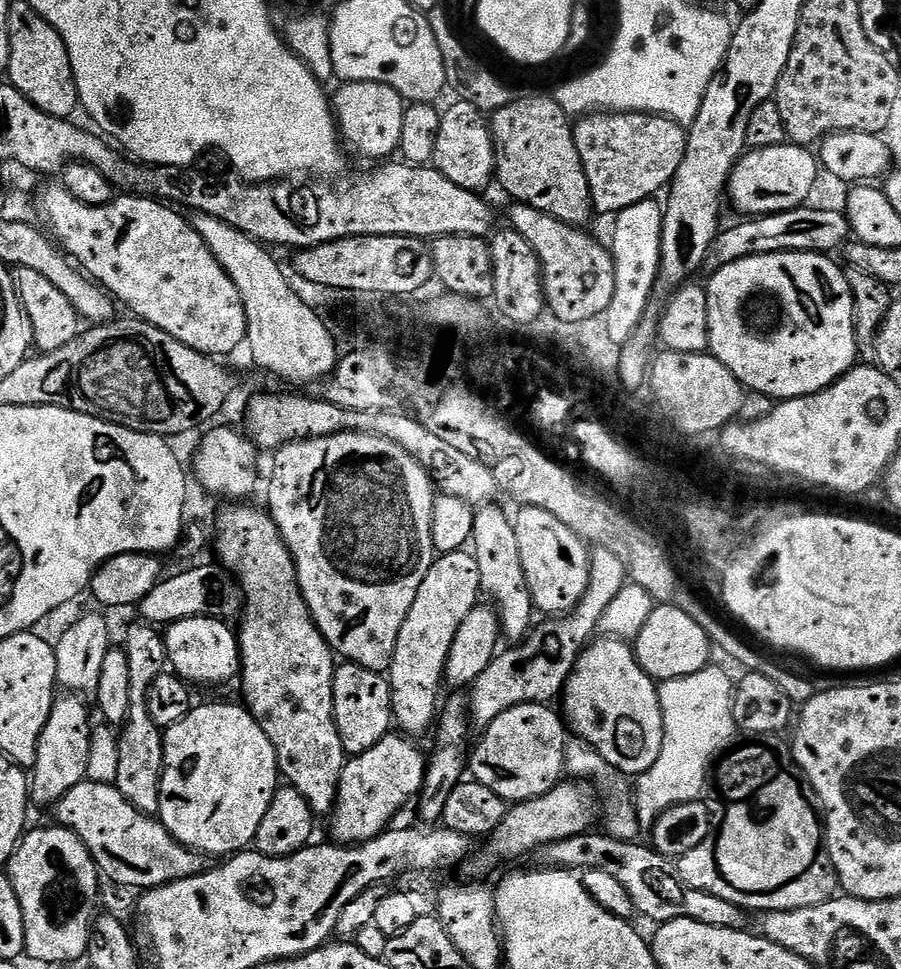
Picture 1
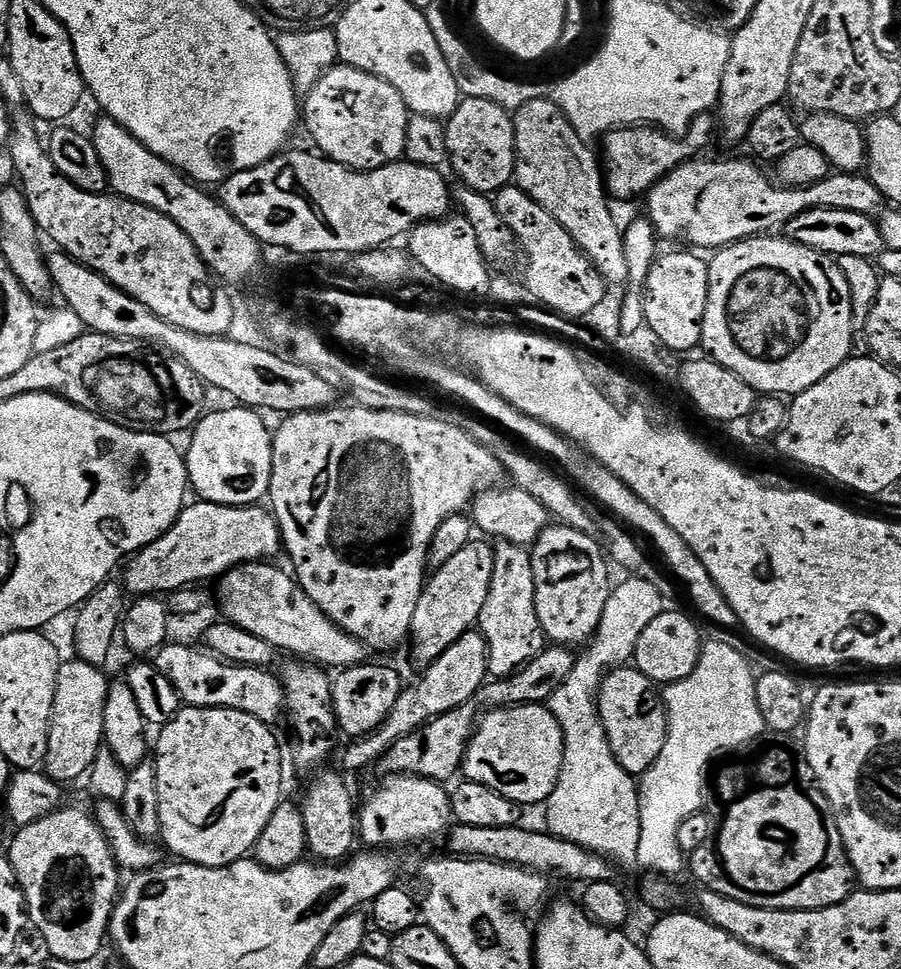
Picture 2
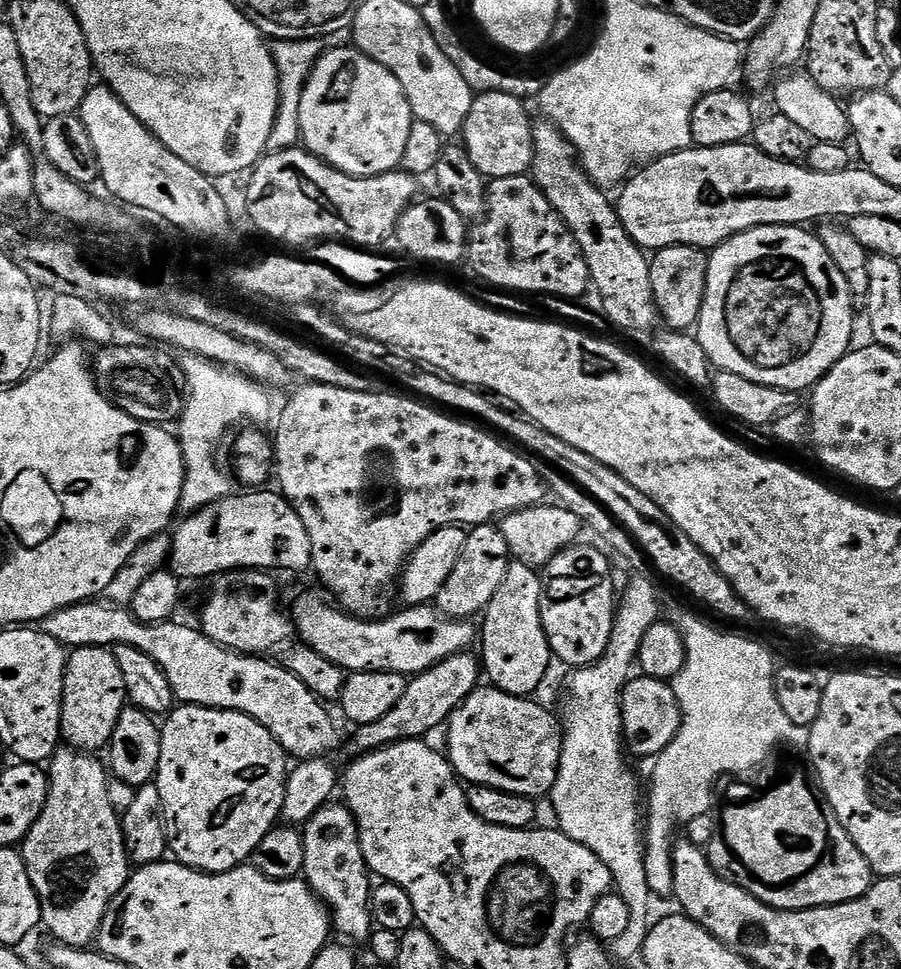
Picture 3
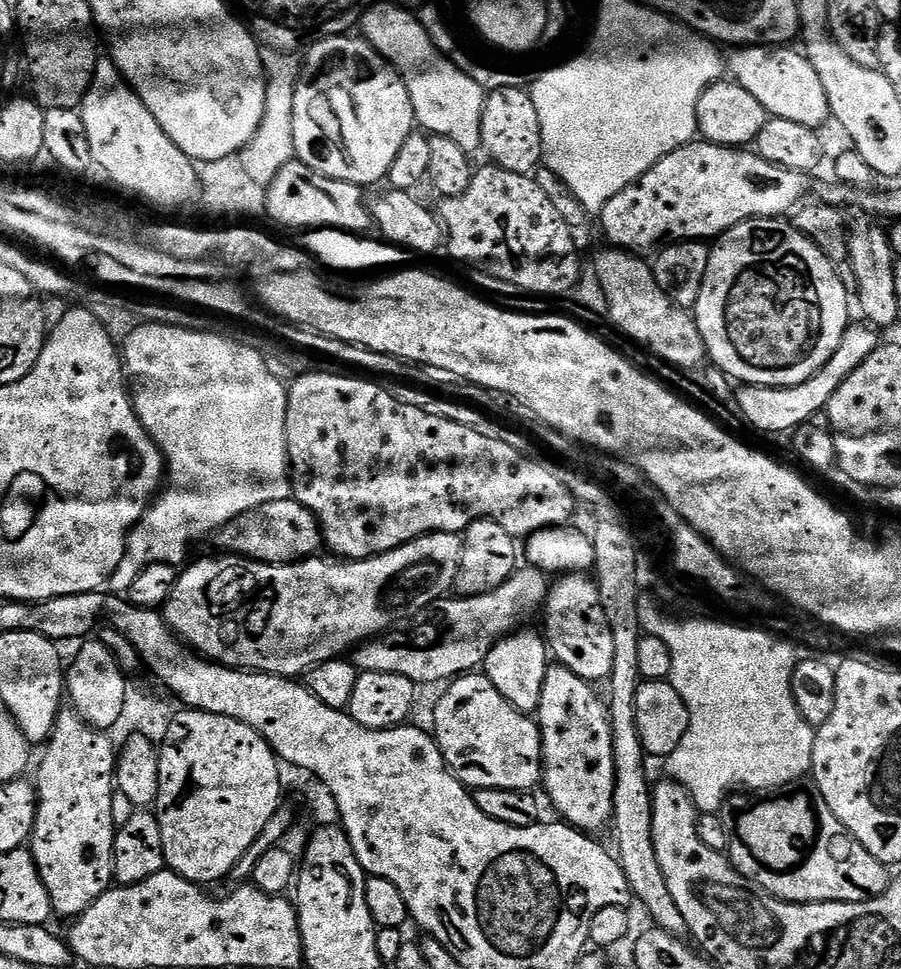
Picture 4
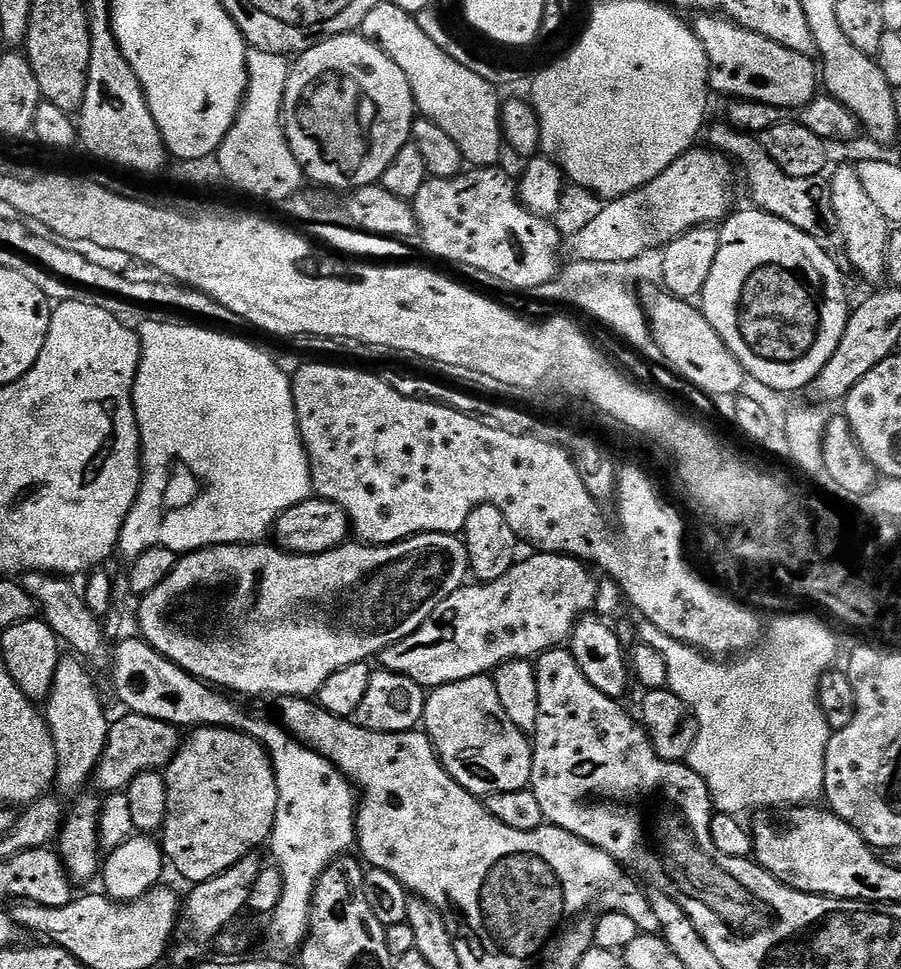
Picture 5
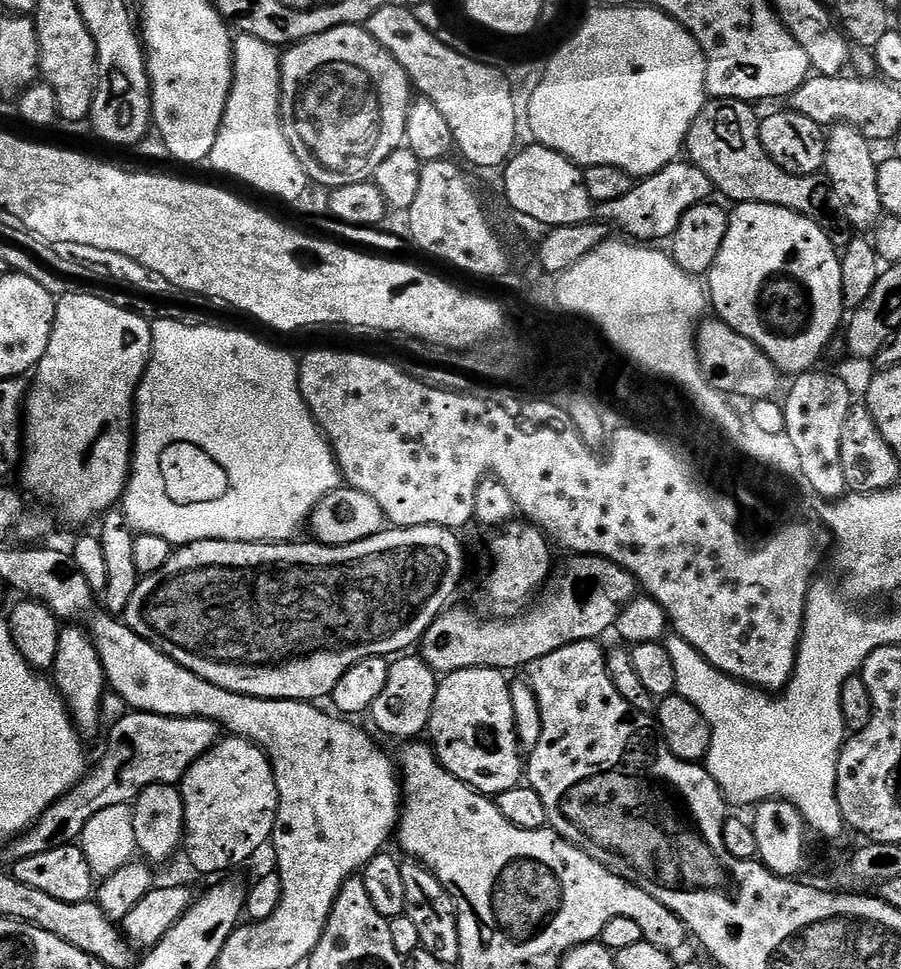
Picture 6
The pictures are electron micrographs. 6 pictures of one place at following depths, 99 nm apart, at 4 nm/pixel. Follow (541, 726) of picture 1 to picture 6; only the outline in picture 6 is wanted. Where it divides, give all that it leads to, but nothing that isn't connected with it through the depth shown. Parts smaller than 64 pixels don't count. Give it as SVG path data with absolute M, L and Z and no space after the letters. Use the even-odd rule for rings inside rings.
M467 668L447 673L440 680L434 710L427 726L427 731L432 732L430 744L440 765L489 798L517 787L522 780L522 749L520 739L516 737L514 702L510 698L512 686L509 677L504 676L507 675L498 668Z

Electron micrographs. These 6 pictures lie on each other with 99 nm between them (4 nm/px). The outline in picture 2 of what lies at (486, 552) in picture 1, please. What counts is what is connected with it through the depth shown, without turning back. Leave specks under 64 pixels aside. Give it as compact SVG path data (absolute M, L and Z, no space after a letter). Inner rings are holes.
M501 540L494 547L494 578L490 578L490 594L486 594L486 606L482 606L478 631L488 644L488 671L496 678L513 676L546 647L543 627L535 613L531 560L532 553L525 545Z

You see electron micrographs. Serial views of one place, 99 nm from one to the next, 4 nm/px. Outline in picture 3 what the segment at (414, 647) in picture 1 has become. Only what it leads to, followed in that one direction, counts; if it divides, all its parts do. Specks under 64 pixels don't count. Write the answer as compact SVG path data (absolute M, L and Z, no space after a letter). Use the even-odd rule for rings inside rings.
M491 523L473 527L468 532L466 546L462 546L462 558L458 558L458 566L454 566L450 578L446 578L446 586L438 590L435 607L454 620L479 617L487 608L490 598L494 598L498 586L502 586L509 563L506 538L502 538L499 527Z

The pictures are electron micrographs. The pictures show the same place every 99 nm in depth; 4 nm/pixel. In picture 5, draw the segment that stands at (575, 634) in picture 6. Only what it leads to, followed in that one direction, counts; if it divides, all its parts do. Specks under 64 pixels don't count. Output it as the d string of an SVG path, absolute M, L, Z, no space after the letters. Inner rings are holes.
M541 551L535 555L513 564L510 571L502 574L502 578L476 582L480 584L469 583L450 594L450 598L438 602L438 606L434 606L434 614L430 614L430 618L426 618L426 622L422 622L414 634L380 651L379 667L385 672L402 674L418 682L425 690L431 690L450 682L486 676L511 660L536 658L550 648L561 647L581 623L580 615L596 608L598 580L592 577L593 569L574 556Z

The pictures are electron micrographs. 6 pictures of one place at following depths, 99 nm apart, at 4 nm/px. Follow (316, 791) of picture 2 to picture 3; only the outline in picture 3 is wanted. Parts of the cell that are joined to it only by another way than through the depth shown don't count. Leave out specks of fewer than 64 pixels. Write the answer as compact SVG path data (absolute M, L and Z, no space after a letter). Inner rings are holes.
M329 802L302 825L304 838L303 879L309 888L324 901L333 929L341 932L343 939L369 939L373 931L370 911L370 873L362 854L360 831L352 812L343 803Z

